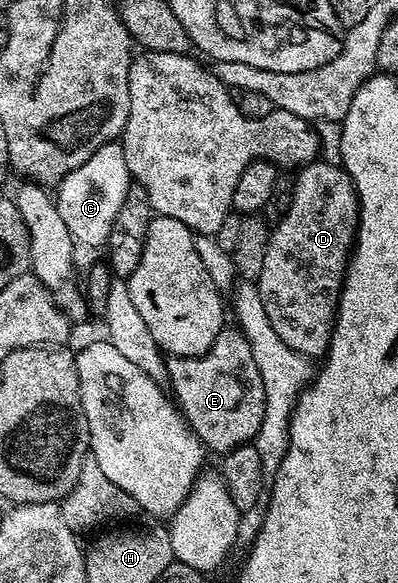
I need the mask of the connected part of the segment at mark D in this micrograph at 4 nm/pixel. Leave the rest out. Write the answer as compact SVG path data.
M317 160L299 167L297 174L300 175L295 175L292 183L290 208L286 216L271 227L261 276L255 281L266 308L266 317L278 332L279 339L309 360L323 359L328 353L332 329L336 326L336 310L340 307L340 287L344 285L344 274L356 241L356 221L360 219L360 204L356 200L352 177L345 172L343 165L333 162Z

